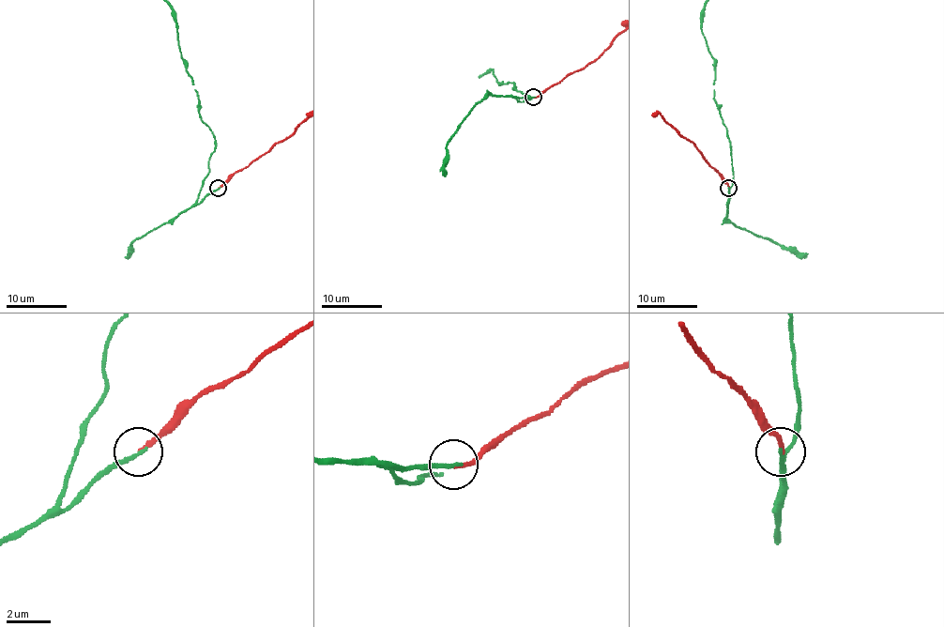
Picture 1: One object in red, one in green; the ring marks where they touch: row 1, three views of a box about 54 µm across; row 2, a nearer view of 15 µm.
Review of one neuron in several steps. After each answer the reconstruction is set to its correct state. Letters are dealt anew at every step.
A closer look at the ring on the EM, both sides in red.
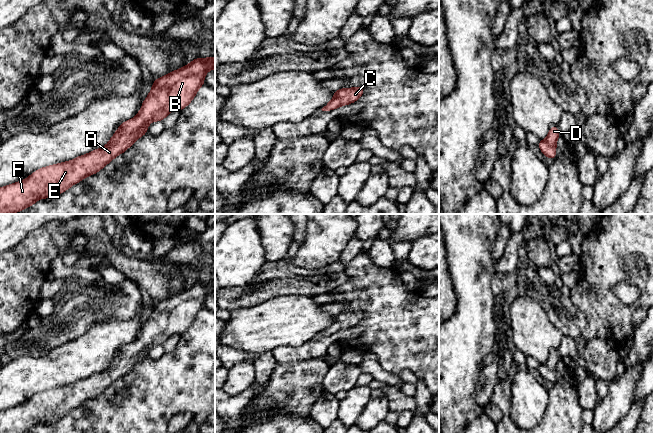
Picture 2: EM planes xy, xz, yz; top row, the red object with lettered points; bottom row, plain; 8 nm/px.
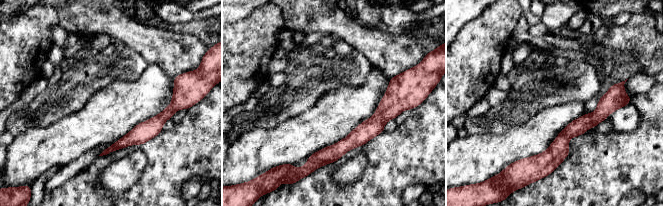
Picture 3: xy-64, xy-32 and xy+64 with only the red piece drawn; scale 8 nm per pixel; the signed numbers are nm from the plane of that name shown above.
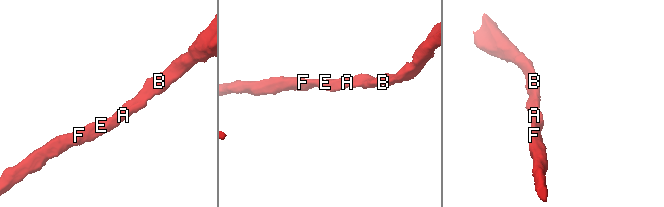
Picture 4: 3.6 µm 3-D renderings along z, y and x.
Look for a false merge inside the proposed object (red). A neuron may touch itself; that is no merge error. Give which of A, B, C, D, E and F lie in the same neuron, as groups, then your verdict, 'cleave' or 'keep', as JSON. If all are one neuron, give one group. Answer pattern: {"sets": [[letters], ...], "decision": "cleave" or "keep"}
{"sets": [["A", "B", "C", "D", "E", "F"]], "decision": "keep"}

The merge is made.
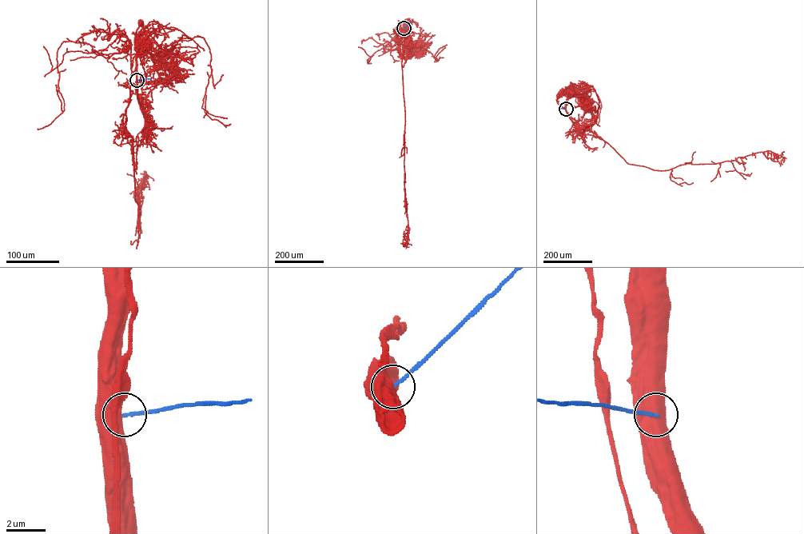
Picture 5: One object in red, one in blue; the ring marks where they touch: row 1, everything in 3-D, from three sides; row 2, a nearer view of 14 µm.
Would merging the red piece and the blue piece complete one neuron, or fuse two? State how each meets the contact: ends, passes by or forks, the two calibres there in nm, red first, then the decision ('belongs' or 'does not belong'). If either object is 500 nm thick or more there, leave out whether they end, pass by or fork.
750 nm thick on the red side, 150 nm on the other; does not belong

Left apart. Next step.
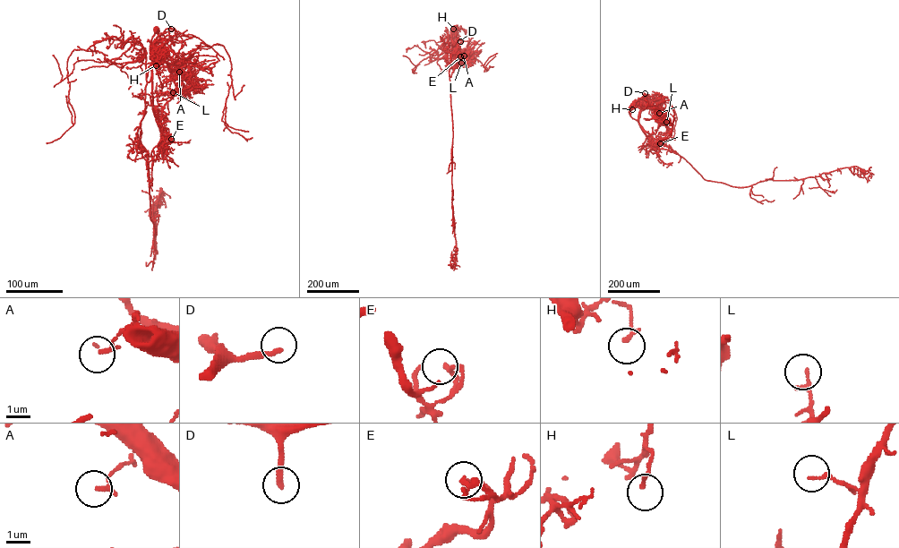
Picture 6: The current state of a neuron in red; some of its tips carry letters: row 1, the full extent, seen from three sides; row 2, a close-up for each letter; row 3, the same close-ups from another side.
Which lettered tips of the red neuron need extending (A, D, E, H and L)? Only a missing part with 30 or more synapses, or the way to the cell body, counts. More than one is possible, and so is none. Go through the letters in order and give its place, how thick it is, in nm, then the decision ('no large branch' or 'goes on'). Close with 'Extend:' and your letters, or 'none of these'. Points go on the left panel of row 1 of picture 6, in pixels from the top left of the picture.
A: (179, 72) | 170 nm | no large branch
D: (171, 29) | 240 nm | goes on
E: (171, 139) | 240 nm | no large branch
H: (156, 65) | 160 nm | no large branch
L: (173, 92) | 160 nm | no large branch
Extend: D

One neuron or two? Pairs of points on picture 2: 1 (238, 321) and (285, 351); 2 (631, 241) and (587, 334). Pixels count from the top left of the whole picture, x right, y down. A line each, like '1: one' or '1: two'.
1: two
2: one

